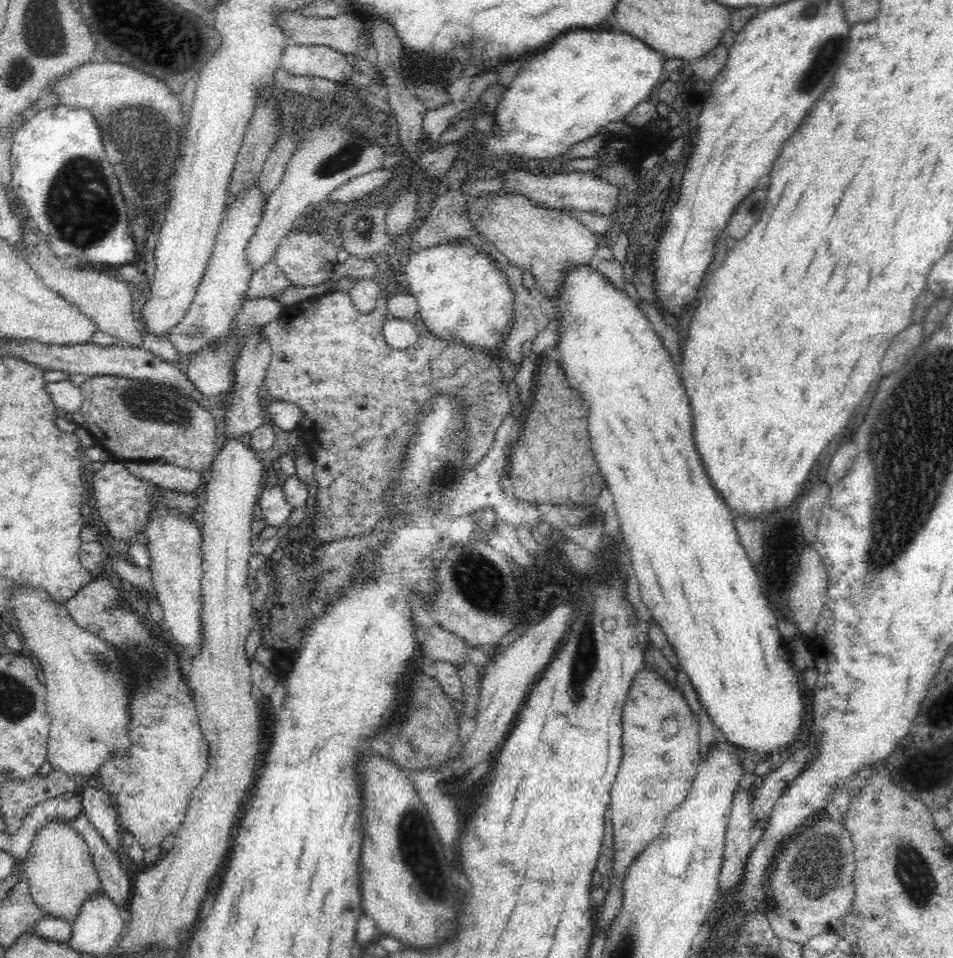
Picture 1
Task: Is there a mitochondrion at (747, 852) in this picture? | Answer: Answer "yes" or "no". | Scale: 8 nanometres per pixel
no

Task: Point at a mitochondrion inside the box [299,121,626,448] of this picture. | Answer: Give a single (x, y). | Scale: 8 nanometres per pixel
(347, 153)

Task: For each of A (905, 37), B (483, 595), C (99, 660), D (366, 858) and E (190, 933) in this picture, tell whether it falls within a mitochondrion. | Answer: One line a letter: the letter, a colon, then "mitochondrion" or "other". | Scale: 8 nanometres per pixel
A: other
B: mitochondrion
C: mitochondrion
D: other
E: other

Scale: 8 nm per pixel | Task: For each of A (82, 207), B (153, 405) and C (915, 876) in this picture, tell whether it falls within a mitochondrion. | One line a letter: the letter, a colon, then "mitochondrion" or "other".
A: mitochondrion
B: mitochondrion
C: mitochondrion

